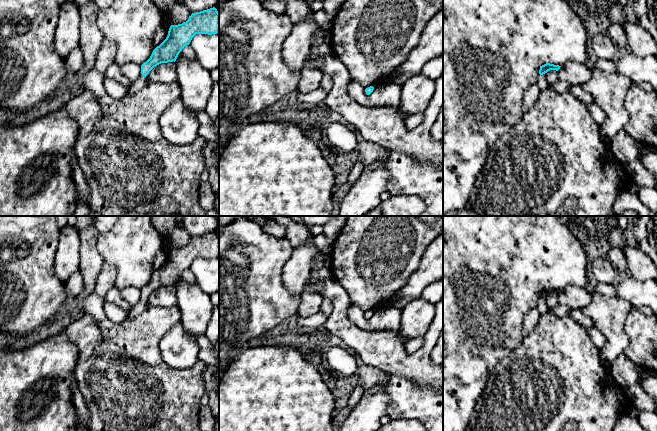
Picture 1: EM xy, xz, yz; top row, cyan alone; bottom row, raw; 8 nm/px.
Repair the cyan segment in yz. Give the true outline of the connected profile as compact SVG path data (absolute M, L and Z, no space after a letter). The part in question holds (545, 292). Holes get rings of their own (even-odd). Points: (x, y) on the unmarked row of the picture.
M546 287L542 290L540 290L540 294L539 294L539 298L540 300L537 303L537 308L540 312L540 314L546 312L548 309L548 306L546 305L545 301L543 300L545 297L547 297L550 294L556 294L558 295L560 293L561 290L559 289L554 289L554 288L550 288L550 287Z

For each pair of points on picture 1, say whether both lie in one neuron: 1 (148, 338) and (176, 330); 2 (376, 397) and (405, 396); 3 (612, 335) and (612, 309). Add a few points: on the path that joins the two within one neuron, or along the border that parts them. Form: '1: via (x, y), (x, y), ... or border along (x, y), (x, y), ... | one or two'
1: border along (180, 321), (159, 342), (160, 356) | two
2: border along (388, 381), (387, 394), (389, 405), (385, 414) | two
3: via (612, 329), (611, 315) | one

